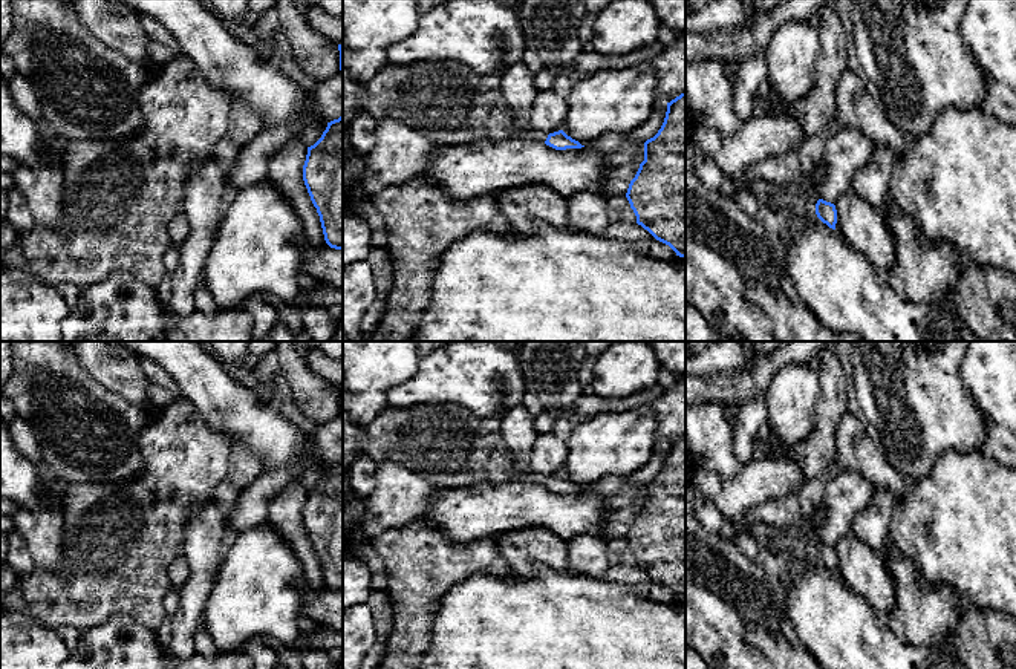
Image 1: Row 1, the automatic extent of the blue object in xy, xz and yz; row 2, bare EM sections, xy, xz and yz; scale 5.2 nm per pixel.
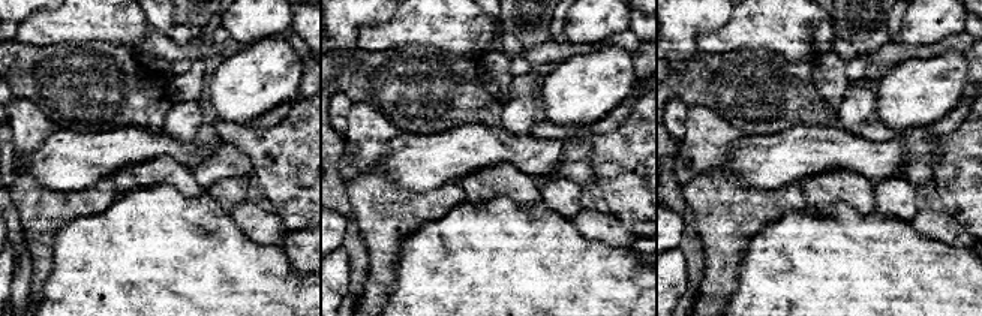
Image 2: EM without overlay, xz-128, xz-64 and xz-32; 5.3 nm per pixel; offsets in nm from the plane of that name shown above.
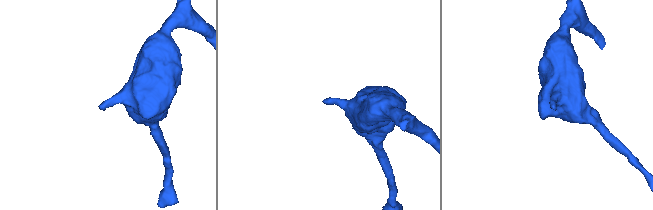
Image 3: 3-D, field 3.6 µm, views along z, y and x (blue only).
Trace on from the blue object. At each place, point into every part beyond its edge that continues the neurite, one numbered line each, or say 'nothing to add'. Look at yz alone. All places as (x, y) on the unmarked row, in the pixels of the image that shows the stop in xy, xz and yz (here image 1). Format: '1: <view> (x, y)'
nothing to add

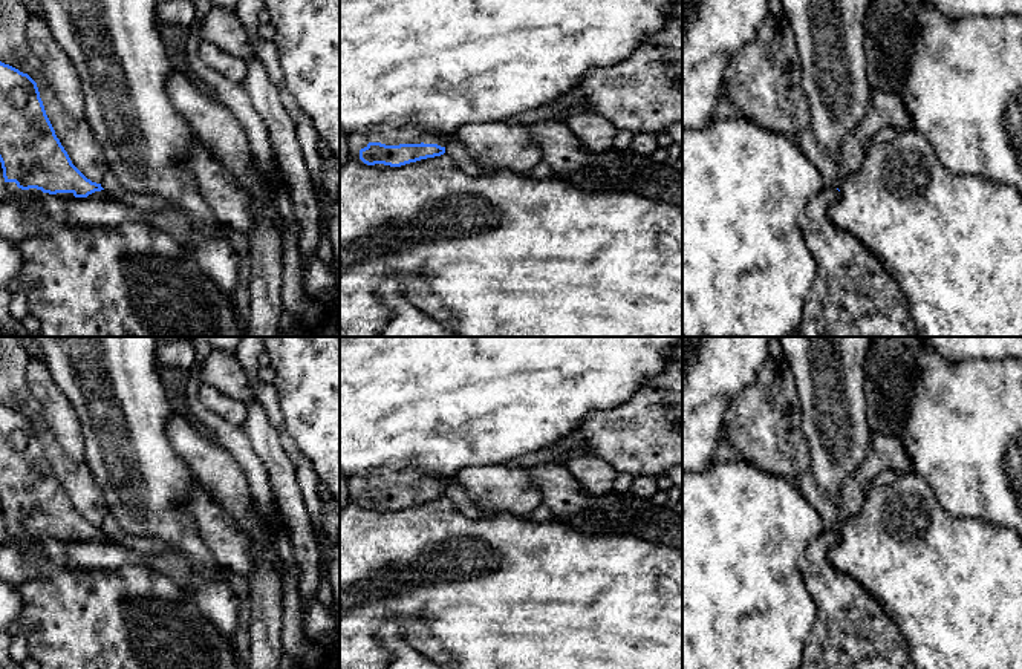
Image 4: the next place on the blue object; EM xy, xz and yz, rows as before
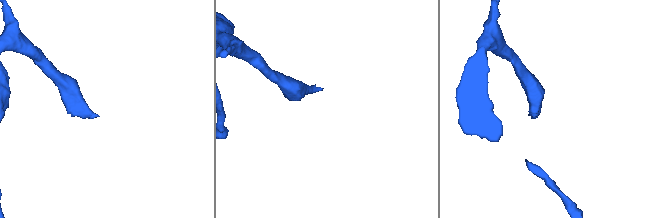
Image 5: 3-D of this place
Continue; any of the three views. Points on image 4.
1: xz (415, 475)

